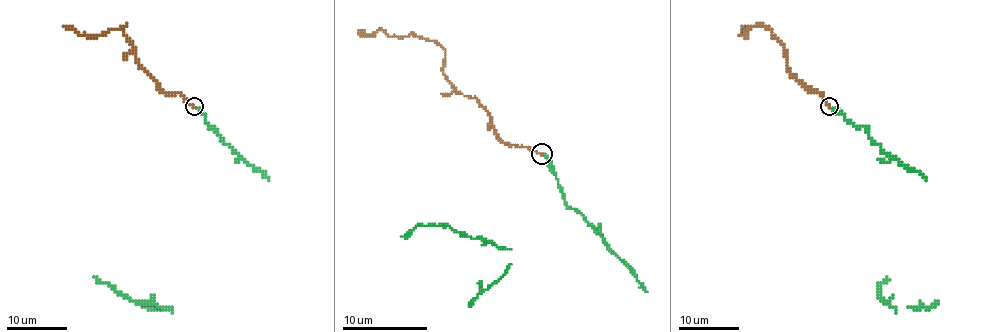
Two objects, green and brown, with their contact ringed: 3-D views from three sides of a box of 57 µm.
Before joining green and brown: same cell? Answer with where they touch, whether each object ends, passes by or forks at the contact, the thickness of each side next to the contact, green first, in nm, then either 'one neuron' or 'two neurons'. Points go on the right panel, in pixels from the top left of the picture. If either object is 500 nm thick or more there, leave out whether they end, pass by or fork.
place (829, 106); green ends; brown ends; calibres 200 and 180 nm; one neuron

